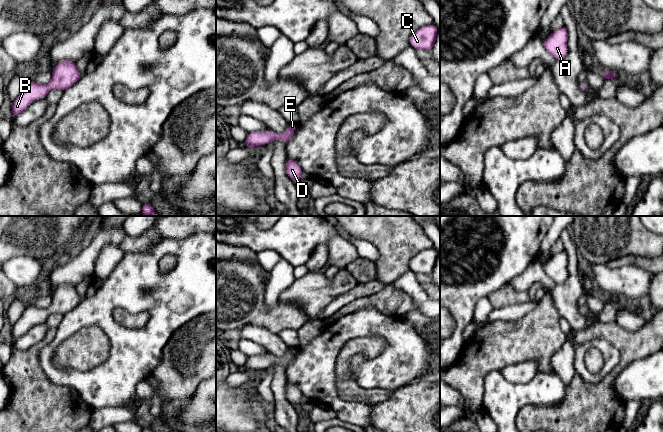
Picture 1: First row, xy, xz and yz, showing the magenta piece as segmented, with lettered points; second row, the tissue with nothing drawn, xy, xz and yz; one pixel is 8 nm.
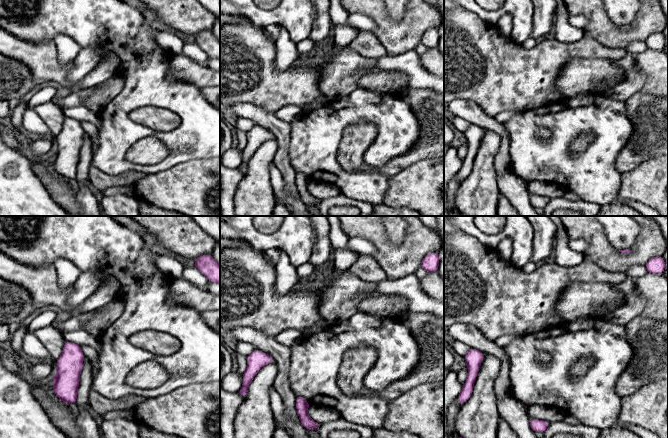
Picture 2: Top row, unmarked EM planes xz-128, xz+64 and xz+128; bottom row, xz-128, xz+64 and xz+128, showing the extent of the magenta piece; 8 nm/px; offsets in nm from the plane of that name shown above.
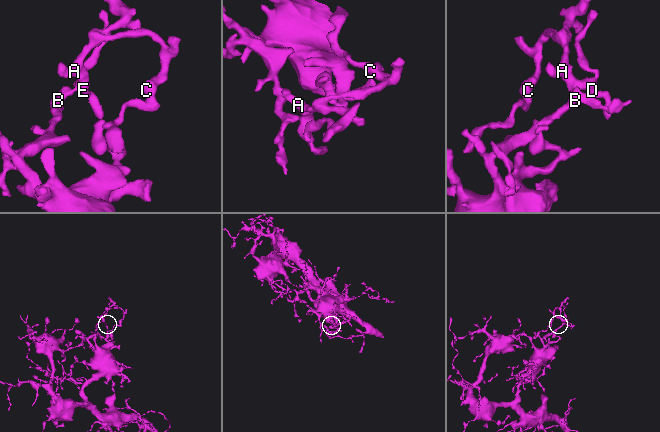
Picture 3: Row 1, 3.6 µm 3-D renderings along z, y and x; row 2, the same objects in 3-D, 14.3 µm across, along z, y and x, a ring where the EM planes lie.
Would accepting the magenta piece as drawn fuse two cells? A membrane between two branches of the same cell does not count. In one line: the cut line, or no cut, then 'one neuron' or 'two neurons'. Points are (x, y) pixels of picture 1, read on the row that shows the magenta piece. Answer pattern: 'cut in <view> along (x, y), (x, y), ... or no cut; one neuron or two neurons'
no cut; one neuron

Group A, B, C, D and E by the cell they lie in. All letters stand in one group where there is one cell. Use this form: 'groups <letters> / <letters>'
groups A B C D E

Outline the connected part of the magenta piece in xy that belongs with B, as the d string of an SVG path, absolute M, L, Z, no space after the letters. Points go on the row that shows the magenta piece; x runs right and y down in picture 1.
M62 60L57 63L52 71L52 78L48 85L36 82L26 82L20 95L12 103L12 115L14 118L24 111L35 98L44 98L50 89L66 90L75 84L82 74L76 63L69 60Z

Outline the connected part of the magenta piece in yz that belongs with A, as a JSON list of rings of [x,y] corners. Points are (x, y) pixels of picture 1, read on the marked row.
[[[564,25],[553,31],[550,36],[543,41],[543,46],[556,60],[561,60],[565,58],[568,53],[567,39],[568,32]]]

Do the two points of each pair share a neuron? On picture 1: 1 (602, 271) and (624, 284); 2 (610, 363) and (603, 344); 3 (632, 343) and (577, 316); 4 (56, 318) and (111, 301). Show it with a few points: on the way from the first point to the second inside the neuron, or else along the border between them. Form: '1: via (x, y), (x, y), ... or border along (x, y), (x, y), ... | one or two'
1: via (607, 276), (612, 281), (619, 281) | one
2: via (610, 358), (607, 349) | one
3: border along (585, 326), (575, 332) | two
4: border along (64, 315), (55, 328) | two

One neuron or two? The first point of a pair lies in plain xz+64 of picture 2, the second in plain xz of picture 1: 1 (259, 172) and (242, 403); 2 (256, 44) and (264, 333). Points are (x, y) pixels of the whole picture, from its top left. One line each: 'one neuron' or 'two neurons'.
1: two neurons
2: two neurons

